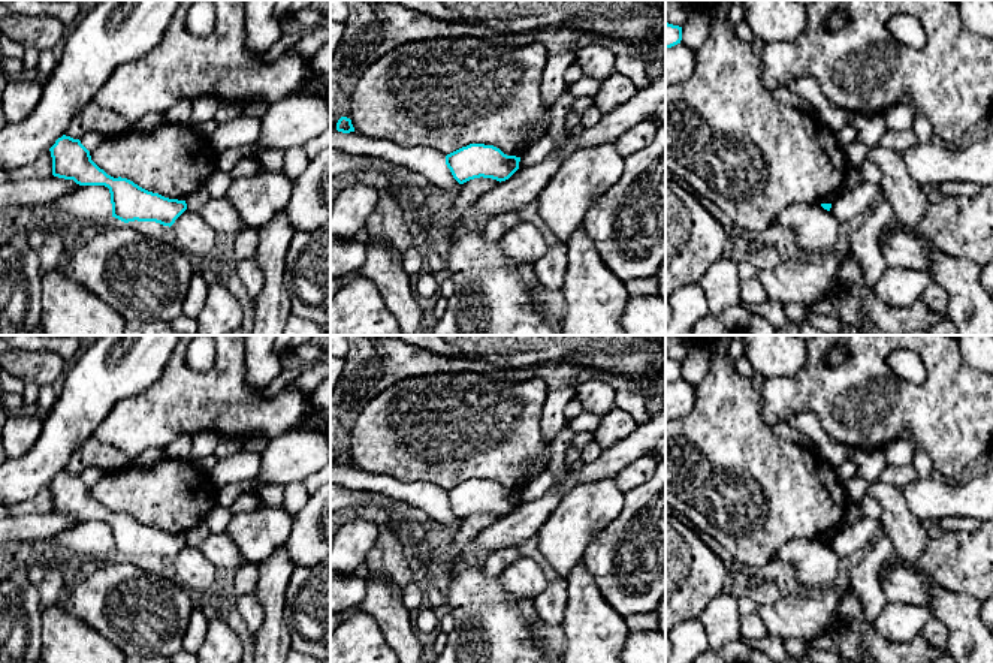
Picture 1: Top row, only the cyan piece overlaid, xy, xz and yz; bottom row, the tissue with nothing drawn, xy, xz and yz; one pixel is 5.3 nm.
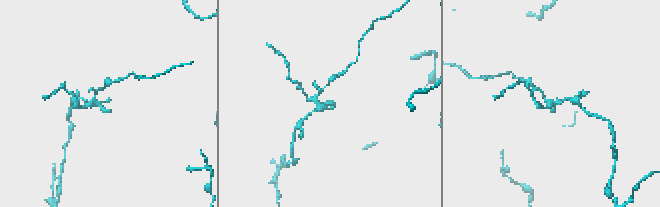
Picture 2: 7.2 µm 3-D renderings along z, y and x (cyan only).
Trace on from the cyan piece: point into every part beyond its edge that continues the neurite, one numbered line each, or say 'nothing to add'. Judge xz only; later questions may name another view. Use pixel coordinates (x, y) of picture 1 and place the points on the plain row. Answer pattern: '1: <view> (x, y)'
nothing to add

